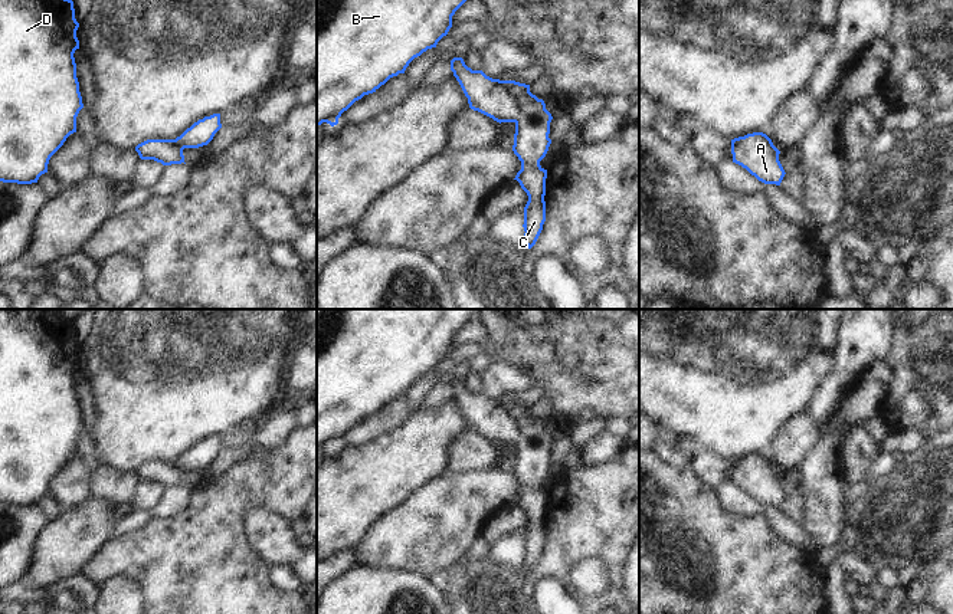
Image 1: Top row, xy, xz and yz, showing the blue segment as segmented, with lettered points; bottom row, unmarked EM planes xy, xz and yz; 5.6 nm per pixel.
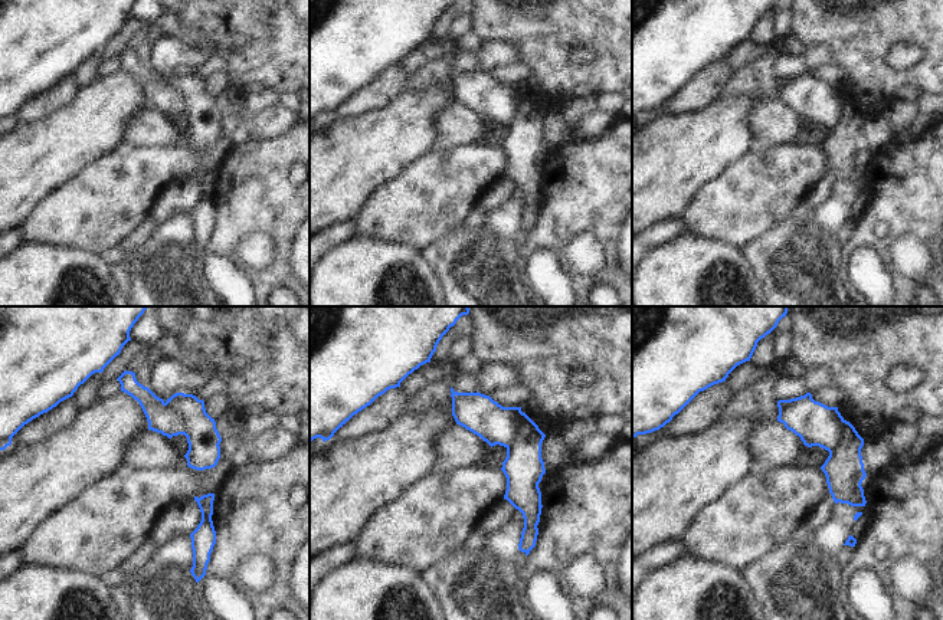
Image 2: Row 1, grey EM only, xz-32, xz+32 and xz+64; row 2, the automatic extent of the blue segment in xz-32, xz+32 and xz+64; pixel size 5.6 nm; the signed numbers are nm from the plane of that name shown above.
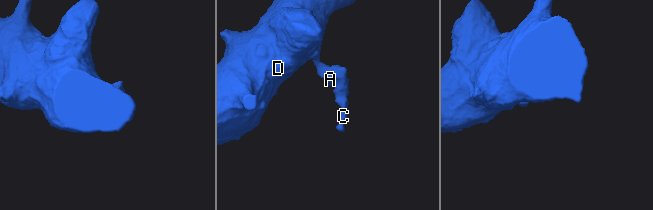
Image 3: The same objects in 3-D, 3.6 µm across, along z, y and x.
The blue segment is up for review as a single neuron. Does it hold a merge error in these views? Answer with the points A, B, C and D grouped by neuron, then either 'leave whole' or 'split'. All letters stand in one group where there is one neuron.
A B D / C; split

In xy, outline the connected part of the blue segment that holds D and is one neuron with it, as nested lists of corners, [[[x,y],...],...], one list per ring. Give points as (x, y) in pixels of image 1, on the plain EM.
[[[0,309],[0,503],[3,505],[37,505],[39,499],[48,495],[50,479],[63,467],[71,456],[76,454],[76,439],[83,430],[73,380],[75,372],[79,371],[78,349],[73,324],[62,319],[55,309]]]

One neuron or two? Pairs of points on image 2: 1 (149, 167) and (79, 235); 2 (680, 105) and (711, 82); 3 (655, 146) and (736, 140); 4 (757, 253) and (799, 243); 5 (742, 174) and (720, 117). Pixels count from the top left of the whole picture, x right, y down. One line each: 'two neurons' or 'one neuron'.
1: one neuron
2: one neuron
3: one neuron
4: one neuron
5: two neurons

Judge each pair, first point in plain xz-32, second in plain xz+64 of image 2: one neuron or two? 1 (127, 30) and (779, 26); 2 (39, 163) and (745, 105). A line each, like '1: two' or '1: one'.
1: one
2: one

